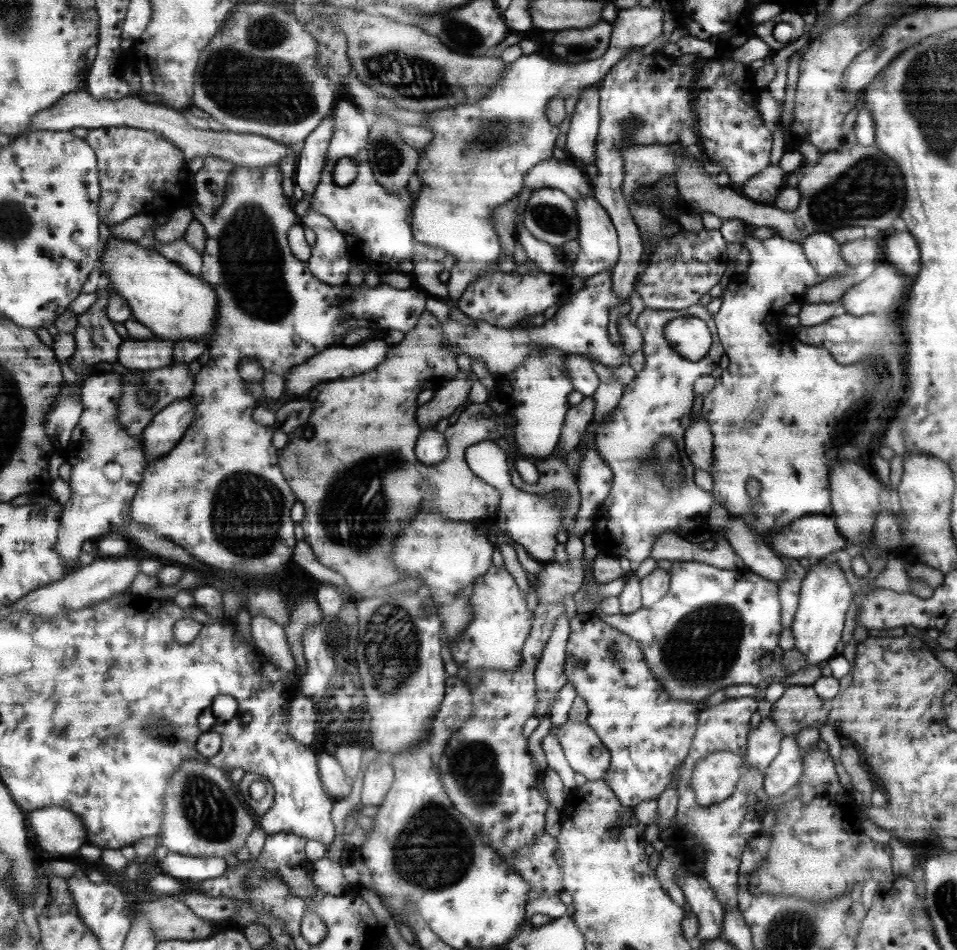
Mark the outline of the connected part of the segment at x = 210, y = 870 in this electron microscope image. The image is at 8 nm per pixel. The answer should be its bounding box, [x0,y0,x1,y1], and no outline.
[162,852,228,884]

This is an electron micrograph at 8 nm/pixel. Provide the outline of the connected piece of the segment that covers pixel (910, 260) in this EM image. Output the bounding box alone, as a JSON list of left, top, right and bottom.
[886,231,922,279]

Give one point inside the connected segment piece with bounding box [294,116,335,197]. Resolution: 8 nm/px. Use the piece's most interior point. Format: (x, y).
(309, 164)

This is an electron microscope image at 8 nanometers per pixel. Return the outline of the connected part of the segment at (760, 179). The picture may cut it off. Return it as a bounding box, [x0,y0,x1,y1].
[729,165,788,206]

